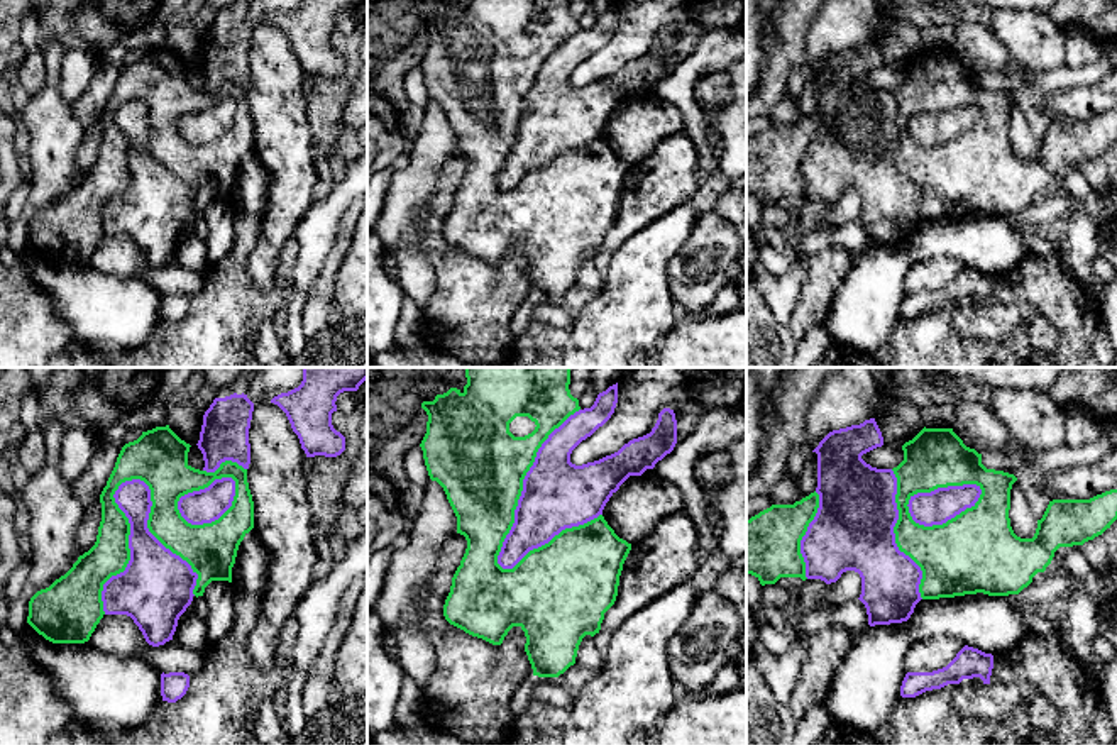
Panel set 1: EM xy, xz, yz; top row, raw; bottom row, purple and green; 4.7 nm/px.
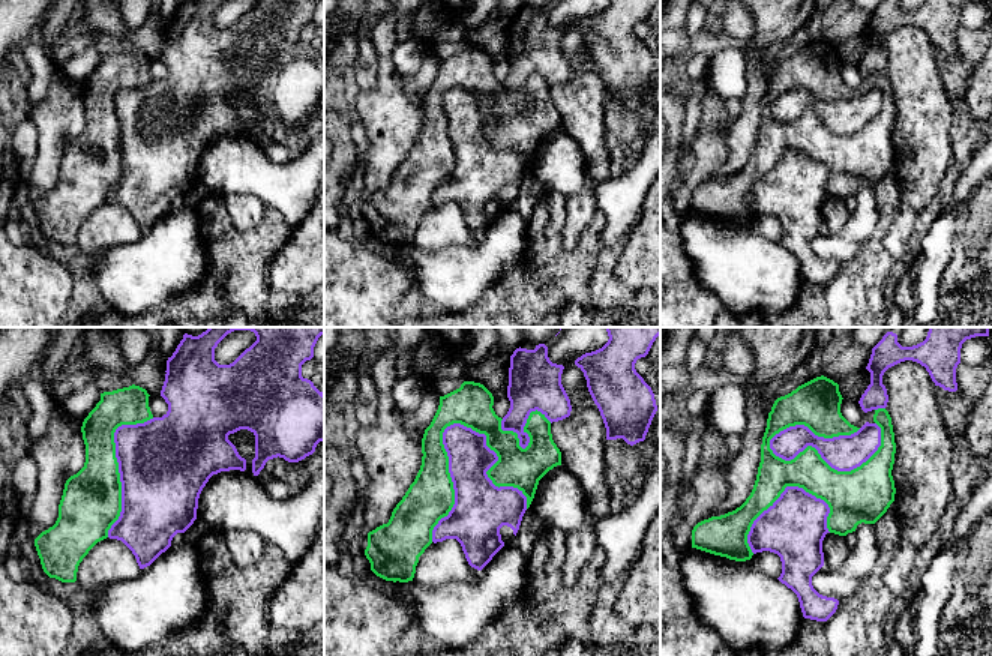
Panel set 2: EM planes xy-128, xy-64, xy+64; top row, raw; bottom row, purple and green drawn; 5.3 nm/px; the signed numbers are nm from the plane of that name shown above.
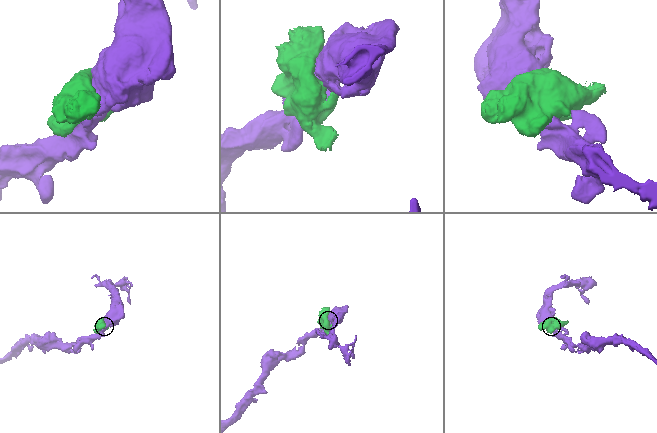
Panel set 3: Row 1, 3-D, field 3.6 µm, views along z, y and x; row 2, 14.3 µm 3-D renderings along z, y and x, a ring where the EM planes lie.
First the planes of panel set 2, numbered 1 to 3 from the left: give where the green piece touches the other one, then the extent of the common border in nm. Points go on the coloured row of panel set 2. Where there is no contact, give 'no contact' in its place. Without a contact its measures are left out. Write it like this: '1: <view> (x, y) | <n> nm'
1: xy-128 (119, 464) | 700 nm
2: xy-64 (452, 479) | 650 nm
3: xy+64 (832, 467) | 600 nm

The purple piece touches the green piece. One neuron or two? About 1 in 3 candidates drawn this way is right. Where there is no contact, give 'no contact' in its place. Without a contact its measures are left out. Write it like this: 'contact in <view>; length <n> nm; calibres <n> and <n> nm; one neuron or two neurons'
contact in xy; length 650 nm; calibres 340 and 190 nm; two neurons

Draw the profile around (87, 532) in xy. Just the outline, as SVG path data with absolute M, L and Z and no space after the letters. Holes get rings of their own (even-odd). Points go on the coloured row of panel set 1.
M96 498L86 505L83 522L76 528L76 547L80 550L80 555L88 552L95 545L100 522L102 522L102 503L100 498Z

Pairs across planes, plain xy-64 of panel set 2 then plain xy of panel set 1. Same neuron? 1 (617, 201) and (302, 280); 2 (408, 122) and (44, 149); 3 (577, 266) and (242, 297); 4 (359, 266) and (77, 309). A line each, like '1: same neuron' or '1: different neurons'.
1: same neuron
2: same neuron
3: same neuron
4: different neurons

